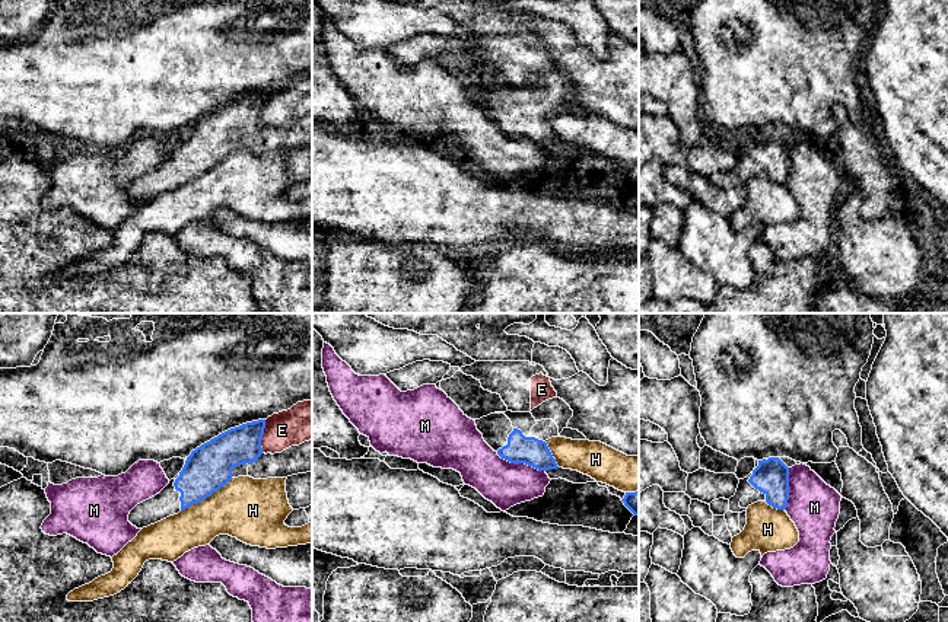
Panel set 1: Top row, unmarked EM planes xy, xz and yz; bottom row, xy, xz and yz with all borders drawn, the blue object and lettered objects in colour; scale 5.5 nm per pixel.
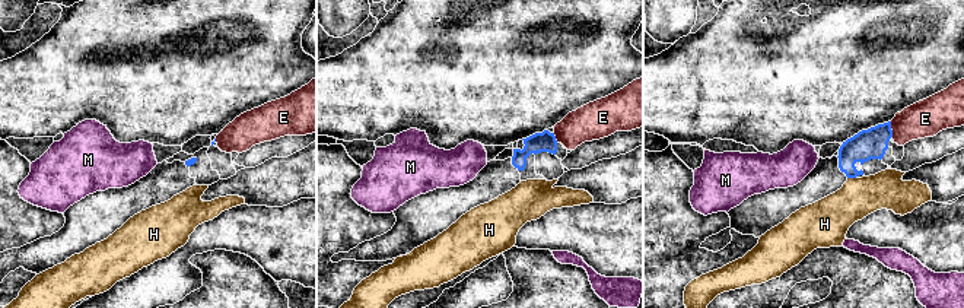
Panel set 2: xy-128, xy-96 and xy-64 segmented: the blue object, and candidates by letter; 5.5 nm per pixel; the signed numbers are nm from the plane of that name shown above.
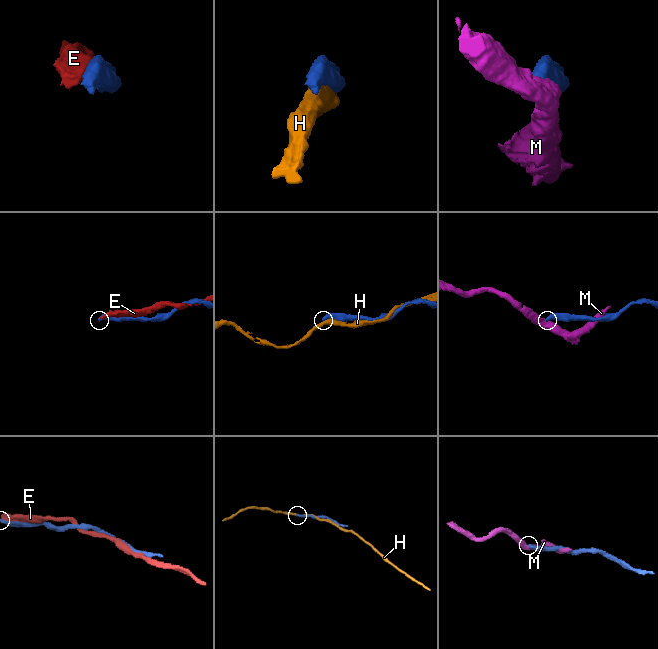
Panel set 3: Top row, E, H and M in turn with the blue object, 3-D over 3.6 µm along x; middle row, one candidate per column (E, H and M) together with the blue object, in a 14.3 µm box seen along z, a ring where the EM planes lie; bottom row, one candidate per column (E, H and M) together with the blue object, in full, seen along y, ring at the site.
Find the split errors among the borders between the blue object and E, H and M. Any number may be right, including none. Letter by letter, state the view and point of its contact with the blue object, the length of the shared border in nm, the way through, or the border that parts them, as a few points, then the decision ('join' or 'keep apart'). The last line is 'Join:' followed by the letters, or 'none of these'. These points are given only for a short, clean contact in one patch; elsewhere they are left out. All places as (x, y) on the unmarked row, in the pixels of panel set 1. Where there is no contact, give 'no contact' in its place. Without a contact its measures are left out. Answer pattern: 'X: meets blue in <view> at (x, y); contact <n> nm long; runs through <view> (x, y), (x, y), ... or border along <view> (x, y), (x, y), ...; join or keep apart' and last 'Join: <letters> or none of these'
E: meets blue in xy at (261, 109); contact 190 nm long; keep apart
H: meets blue in xy at (206, 171); contact 340 nm long; keep apart
M: meets blue in xz at (521, 136); contact 300 nm long; keep apart
Join: none of these

